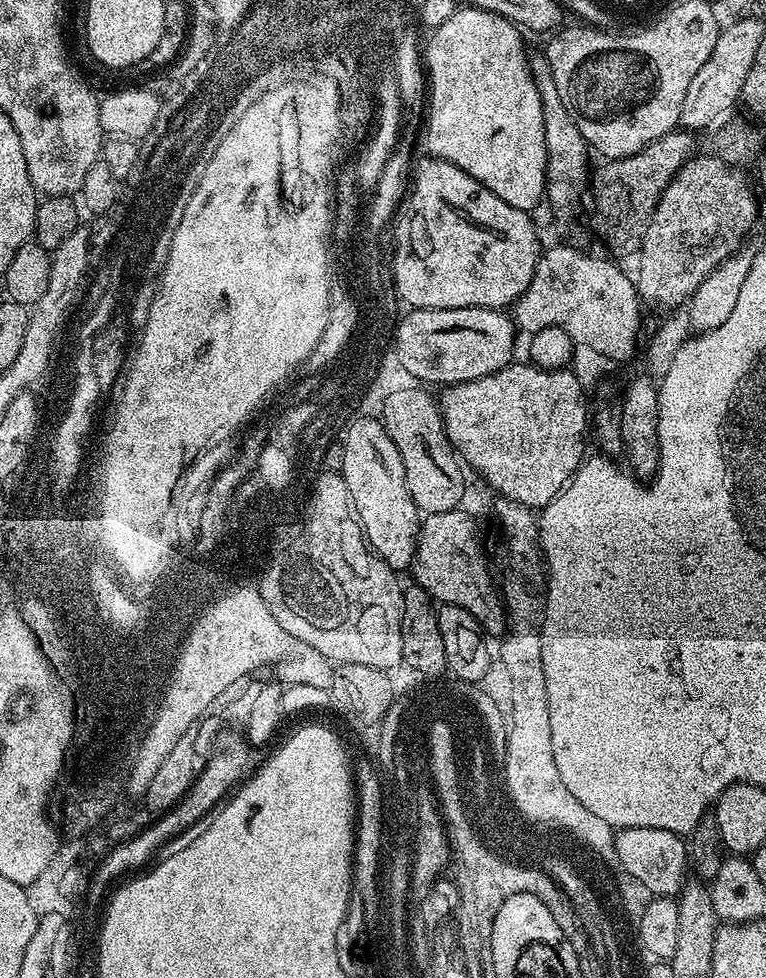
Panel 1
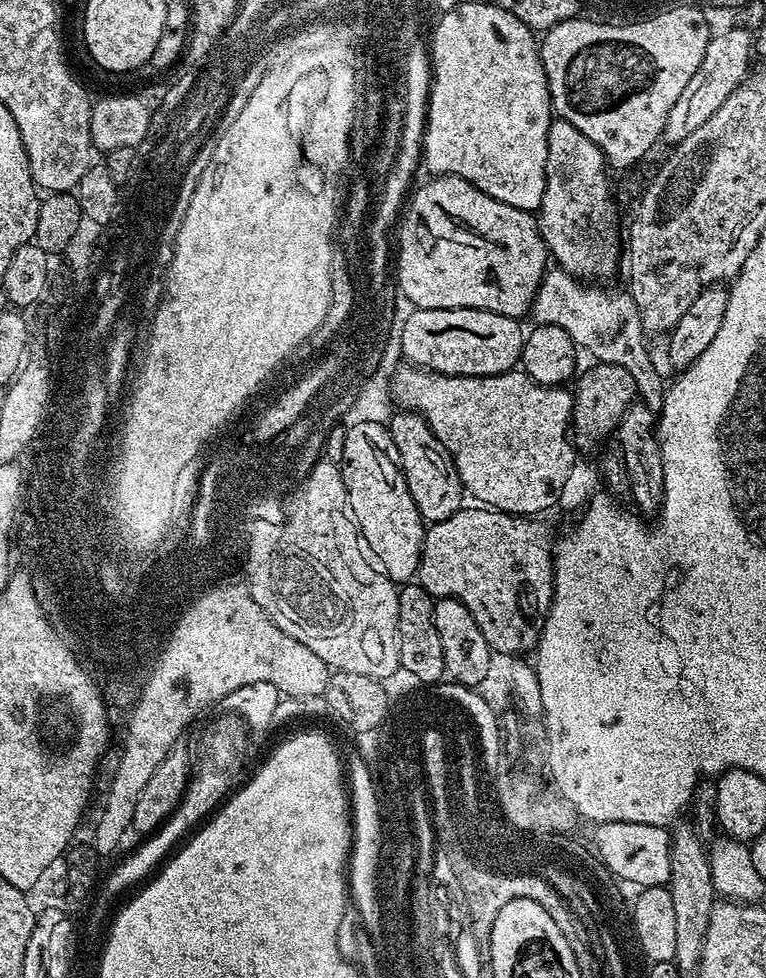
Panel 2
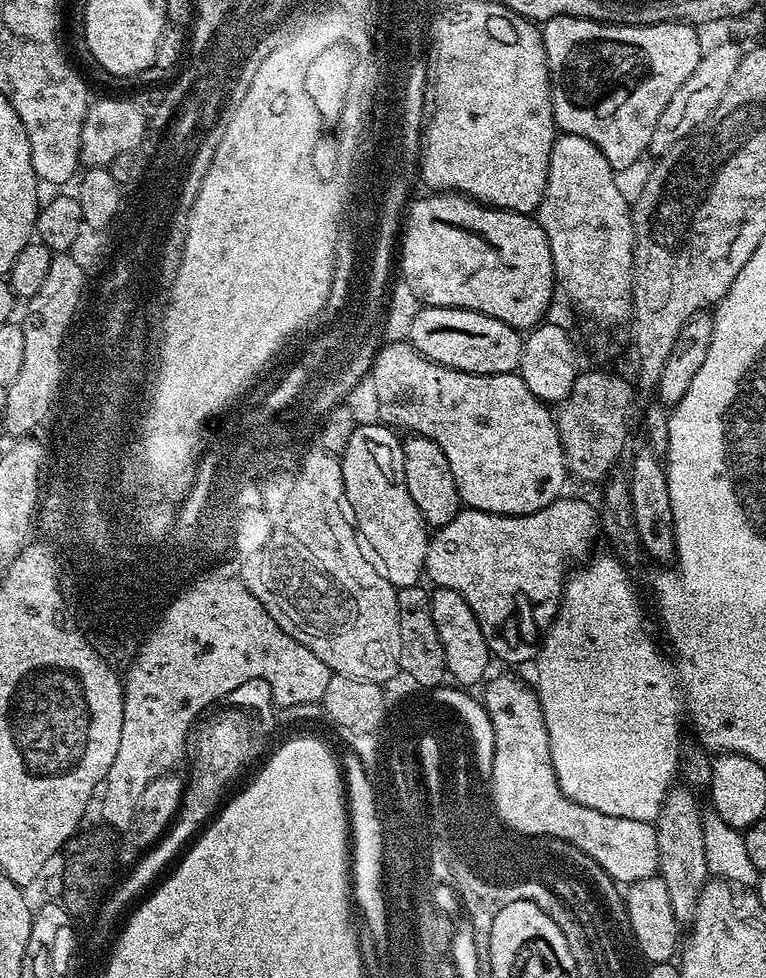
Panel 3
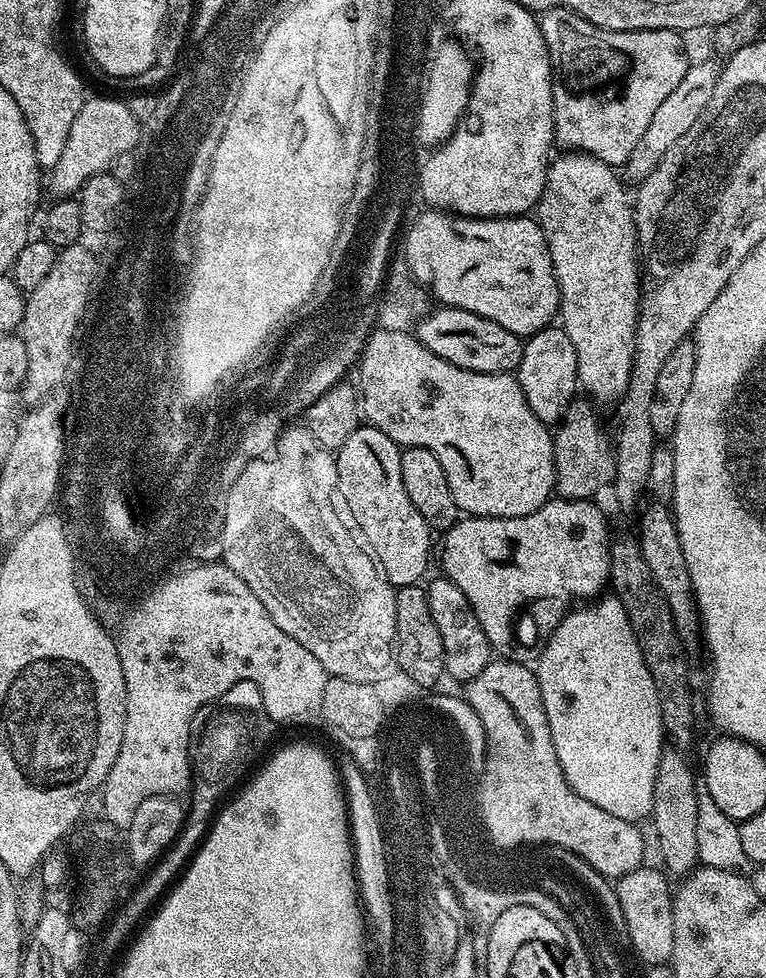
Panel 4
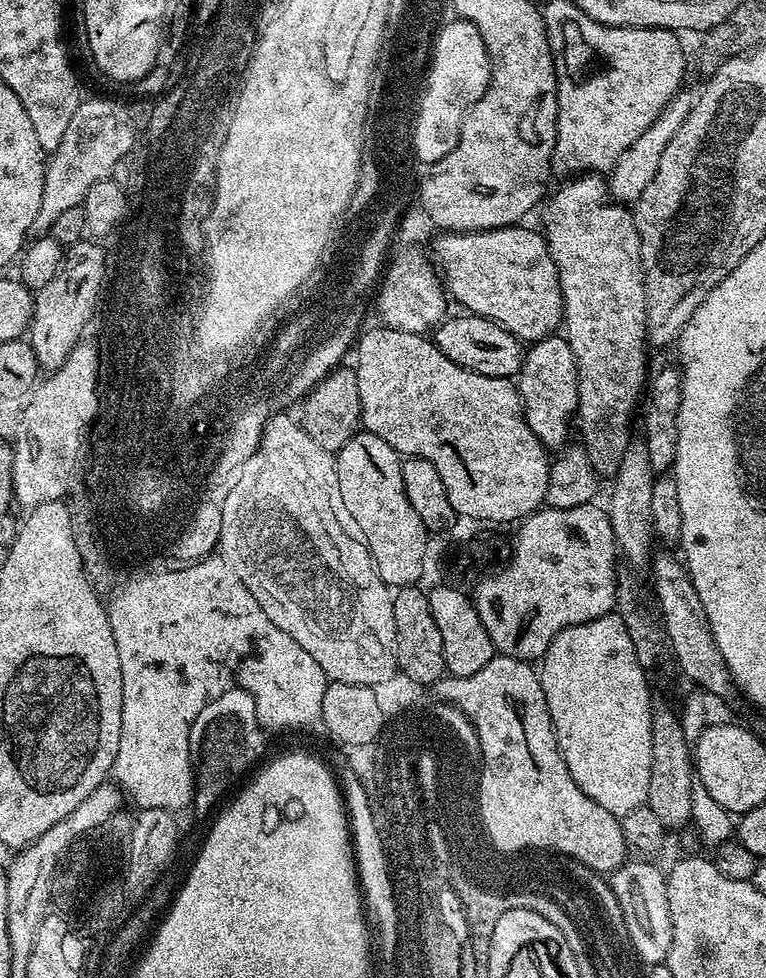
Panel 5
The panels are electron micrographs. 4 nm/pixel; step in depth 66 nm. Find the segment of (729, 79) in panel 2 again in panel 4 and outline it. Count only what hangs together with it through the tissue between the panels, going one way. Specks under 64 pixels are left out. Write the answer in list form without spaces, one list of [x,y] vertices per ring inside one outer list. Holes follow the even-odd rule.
[[[700,60],[697,64],[696,61],[689,63],[682,82],[678,82],[678,86],[674,86],[674,91],[665,98],[662,106],[658,106],[650,126],[646,126],[646,134],[642,134],[638,146],[634,146],[626,165],[629,181],[632,179],[636,180],[635,182],[642,182],[646,179],[654,170],[654,166],[662,162],[662,154],[666,154],[666,150],[670,150],[670,146],[674,146],[674,142],[678,142],[678,138],[682,138],[682,134],[686,134],[686,130],[690,130],[690,126],[698,122],[698,118],[704,113],[714,94],[714,86],[720,76],[720,70],[721,65],[715,64],[712,60]]]

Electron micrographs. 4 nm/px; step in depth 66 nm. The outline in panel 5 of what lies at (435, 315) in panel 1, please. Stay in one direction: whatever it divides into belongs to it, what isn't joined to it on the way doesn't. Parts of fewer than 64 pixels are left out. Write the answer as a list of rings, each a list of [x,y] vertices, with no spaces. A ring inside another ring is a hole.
[[[449,315],[435,329],[434,343],[440,347],[442,354],[446,354],[450,362],[471,372],[487,376],[515,377],[524,365],[525,349],[514,333],[508,332],[486,316],[460,315],[464,316]]]

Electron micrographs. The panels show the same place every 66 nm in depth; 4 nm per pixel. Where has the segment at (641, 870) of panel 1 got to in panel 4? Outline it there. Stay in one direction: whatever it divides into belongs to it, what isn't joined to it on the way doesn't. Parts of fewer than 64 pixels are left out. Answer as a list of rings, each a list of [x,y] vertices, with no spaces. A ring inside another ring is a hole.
[[[503,658],[493,659],[484,667],[482,674],[478,674],[473,680],[467,681],[466,695],[470,706],[474,710],[474,714],[477,715],[484,729],[484,737],[488,739],[488,755],[484,758],[484,779],[478,788],[478,808],[484,819],[491,825],[492,833],[499,841],[507,842],[508,844],[513,844],[513,841],[519,840],[563,841],[563,844],[569,844],[569,847],[584,853],[586,860],[590,862],[591,866],[598,867],[603,872],[618,872],[622,876],[630,874],[635,868],[641,867],[641,865],[645,863],[644,836],[632,825],[635,823],[633,823],[631,819],[623,816],[610,814],[607,808],[594,806],[592,800],[582,798],[566,782],[566,778],[562,774],[562,766],[558,762],[558,754],[554,750],[554,742],[550,738],[550,722],[546,722],[546,710],[542,706],[542,694],[540,693],[540,687],[536,681],[536,674],[527,663],[505,660]]]

